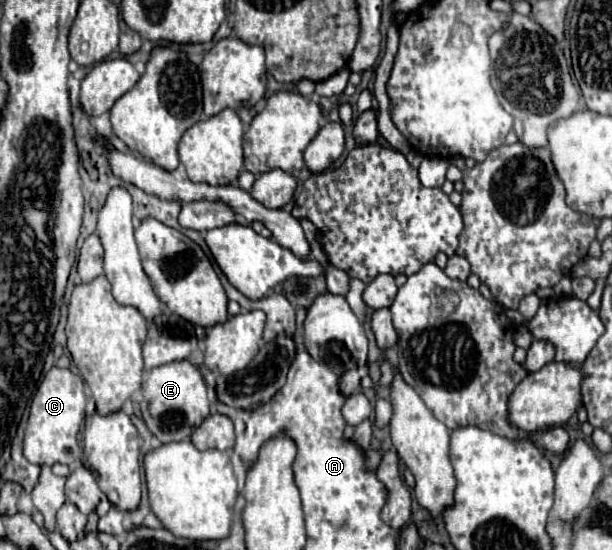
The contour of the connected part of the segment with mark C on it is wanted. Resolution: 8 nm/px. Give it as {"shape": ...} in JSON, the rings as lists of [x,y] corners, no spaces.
{"shape":[[[53,366],[43,382],[39,384],[31,410],[29,410],[29,424],[25,430],[25,440],[23,440],[23,454],[29,462],[33,464],[73,464],[81,456],[81,446],[79,446],[79,428],[85,420],[85,394],[83,394],[83,380],[75,376],[71,370],[63,370]]]}

